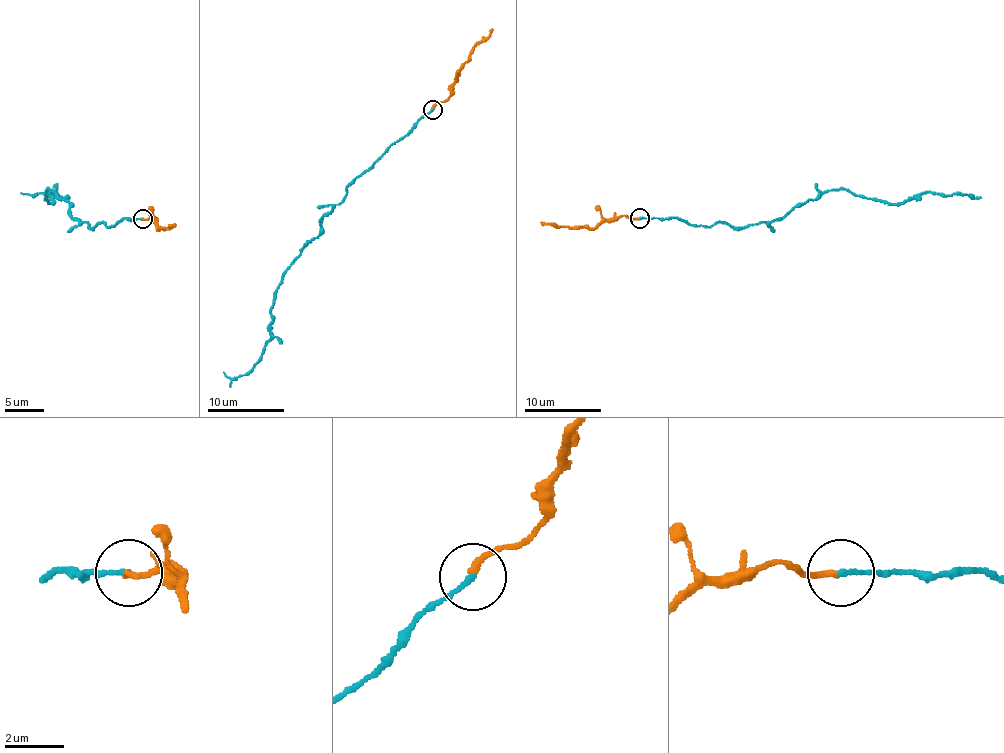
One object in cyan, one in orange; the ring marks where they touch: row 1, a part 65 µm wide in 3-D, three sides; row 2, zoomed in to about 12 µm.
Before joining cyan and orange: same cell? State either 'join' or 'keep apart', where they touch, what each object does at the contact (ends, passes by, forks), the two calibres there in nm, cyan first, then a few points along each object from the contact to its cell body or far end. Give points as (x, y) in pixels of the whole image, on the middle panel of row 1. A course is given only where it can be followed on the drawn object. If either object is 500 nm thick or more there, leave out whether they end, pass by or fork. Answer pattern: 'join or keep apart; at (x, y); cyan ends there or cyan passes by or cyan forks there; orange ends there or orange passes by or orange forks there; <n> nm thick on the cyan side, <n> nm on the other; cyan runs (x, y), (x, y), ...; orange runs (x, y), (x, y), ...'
join; at (432, 109); cyan ends there; orange ends there; 170 nm thick on the cyan side, 200 nm on the other; cyan runs (433, 109), (326, 212), (317, 237), (283, 275), (262, 356), (243, 375), (227, 377), (224, 371); orange runs (433, 109), (450, 95), (451, 86), (471, 49), (493, 28)

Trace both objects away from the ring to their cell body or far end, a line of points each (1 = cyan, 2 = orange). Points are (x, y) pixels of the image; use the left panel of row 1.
1: (143, 218), (89, 227), (74, 221), (53, 189), (45, 195), (55, 202), (52, 190), (21, 194)
2: (143, 218), (154, 216), (158, 228), (170, 229), (174, 223)

